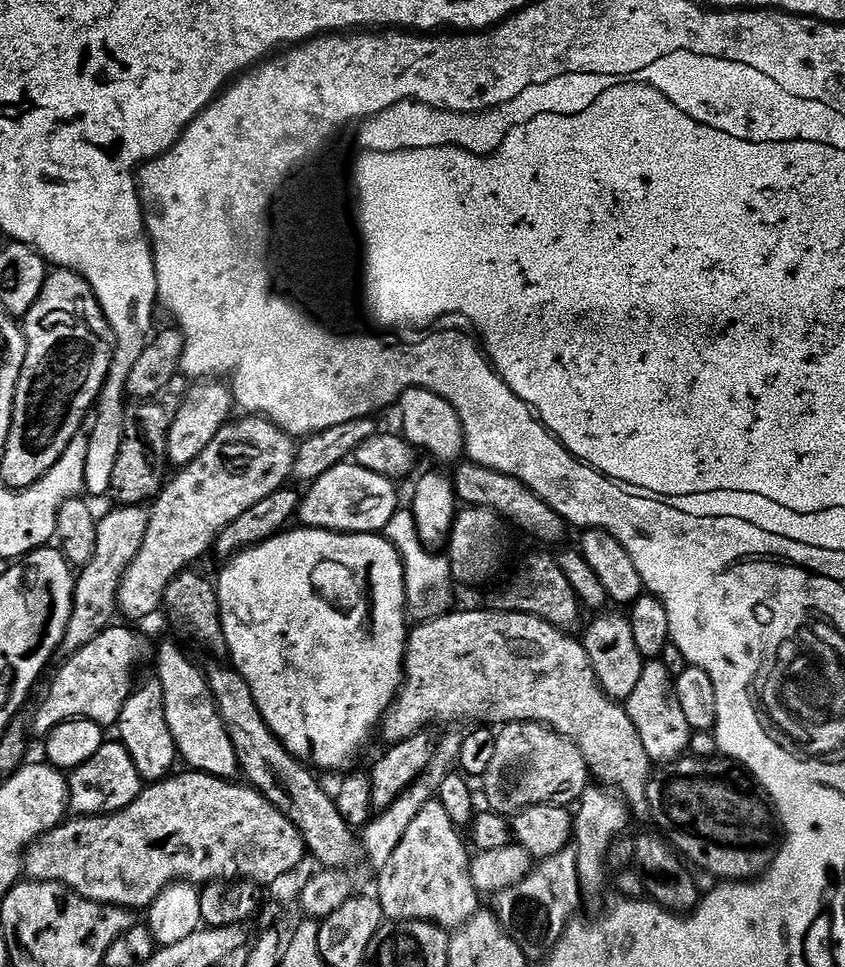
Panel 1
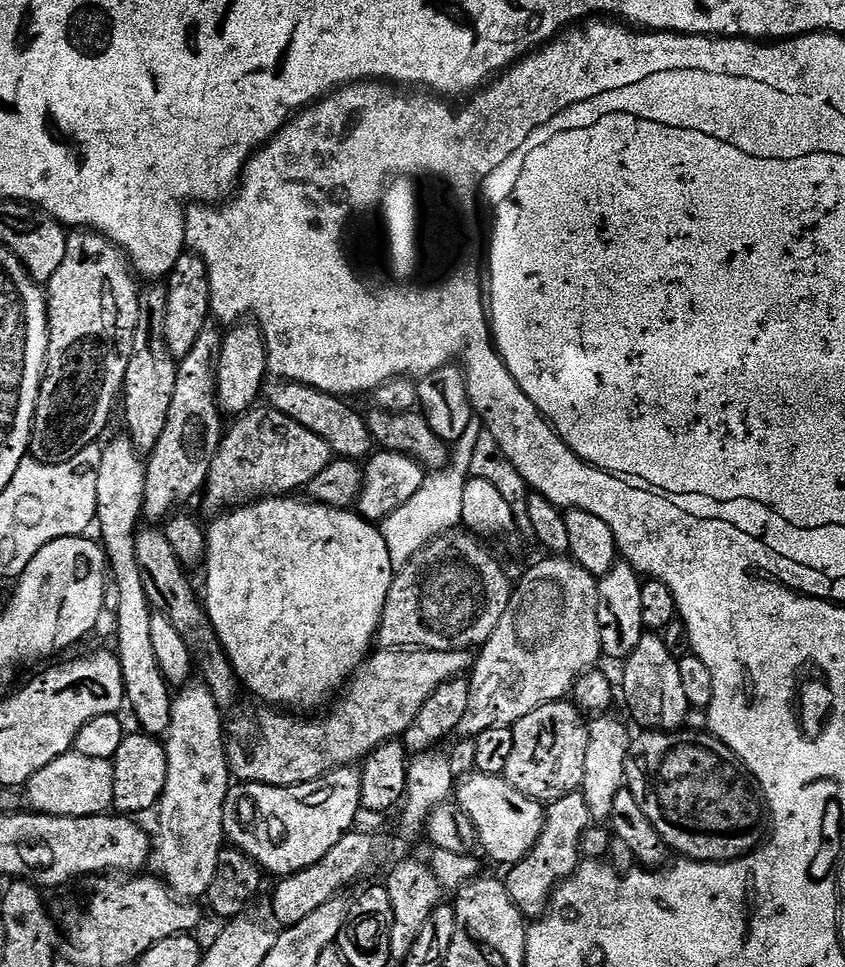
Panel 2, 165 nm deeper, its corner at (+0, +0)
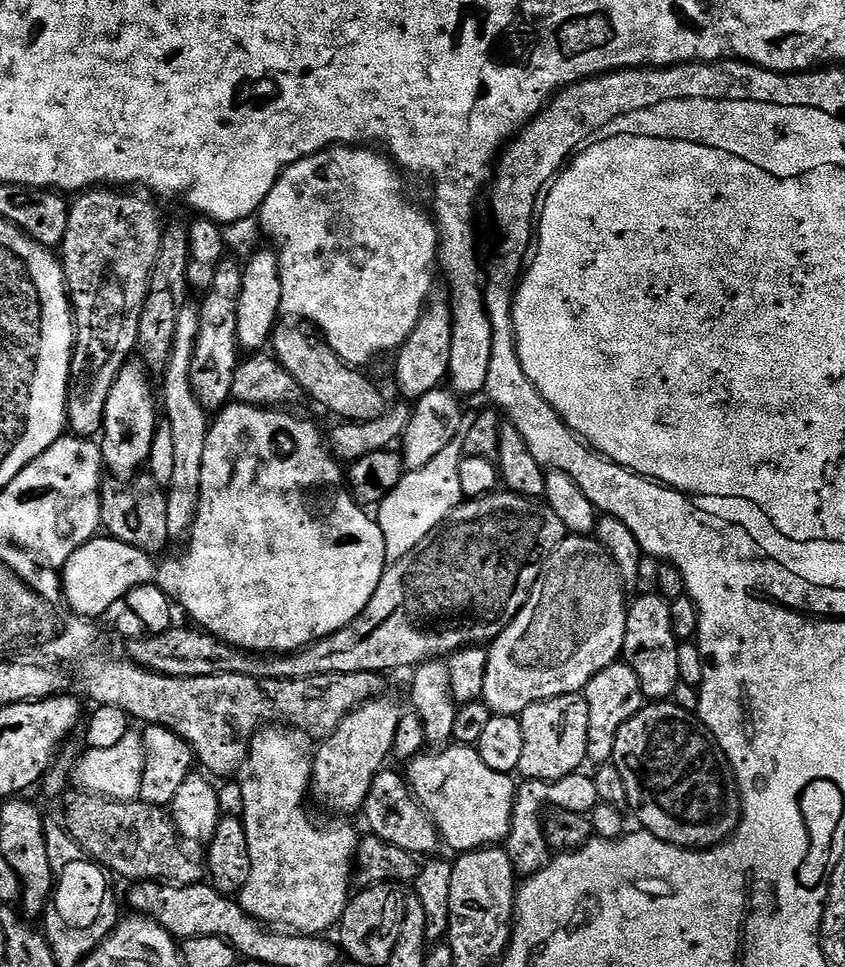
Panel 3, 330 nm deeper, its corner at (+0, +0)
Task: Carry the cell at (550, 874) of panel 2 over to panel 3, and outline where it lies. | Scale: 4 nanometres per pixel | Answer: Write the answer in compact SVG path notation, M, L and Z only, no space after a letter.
M579 771L561 780L524 780L517 787L512 821L510 822L510 834L506 841L506 851L517 877L532 876L535 872L540 872L541 869L545 868L549 862L550 849L548 839L544 837L542 823L542 813L545 809L561 808L562 810L588 814L600 803L595 779L591 775L584 775L583 771Z

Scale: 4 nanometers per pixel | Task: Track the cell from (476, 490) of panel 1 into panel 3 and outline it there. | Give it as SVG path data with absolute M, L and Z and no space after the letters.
M296 322L277 323L272 332L270 352L286 370L286 374L298 382L301 393L307 399L309 396L314 403L321 404L326 411L333 412L337 421L361 424L384 415L386 403L379 386L370 377L363 376L359 367L339 360L328 341L313 334L307 327Z

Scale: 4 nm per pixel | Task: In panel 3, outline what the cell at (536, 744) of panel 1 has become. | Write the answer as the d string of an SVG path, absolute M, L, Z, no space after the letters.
M583 695L537 700L518 717L522 726L522 758L518 769L524 780L561 780L579 772L588 760L590 710Z

